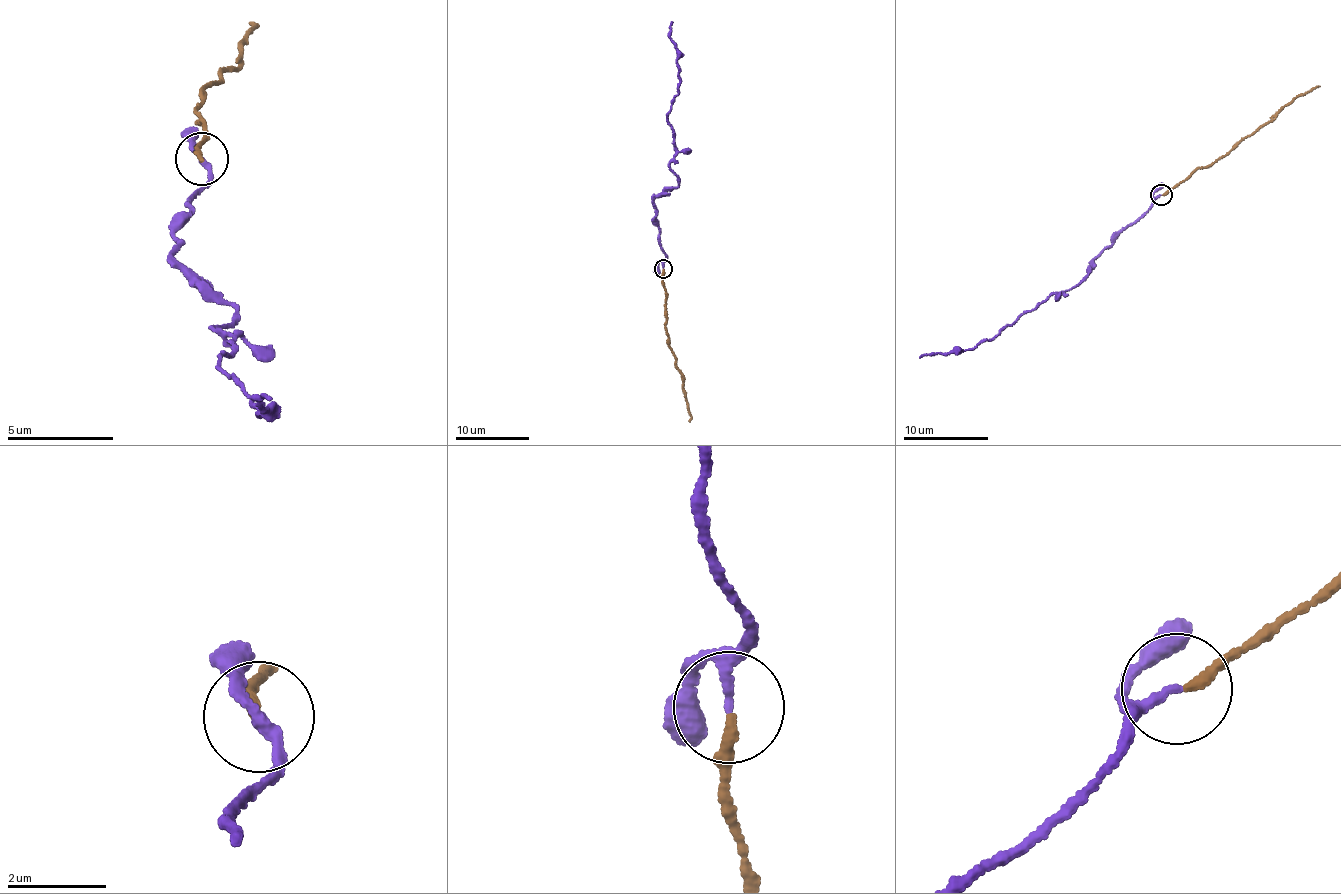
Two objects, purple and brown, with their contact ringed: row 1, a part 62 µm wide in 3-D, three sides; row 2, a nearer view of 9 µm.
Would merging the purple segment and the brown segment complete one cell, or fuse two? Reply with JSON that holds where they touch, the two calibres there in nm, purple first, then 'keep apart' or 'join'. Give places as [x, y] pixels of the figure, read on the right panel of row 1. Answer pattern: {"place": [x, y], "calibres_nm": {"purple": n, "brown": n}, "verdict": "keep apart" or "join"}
{"place": [1161, 195], "calibres_nm": {"purple": 130, "brown": 200}, "verdict": "join"}

